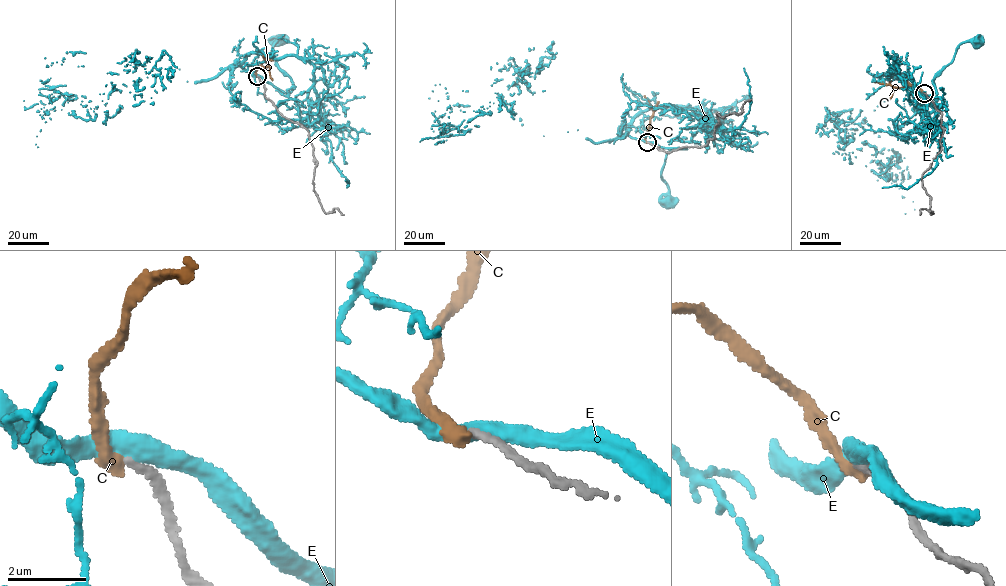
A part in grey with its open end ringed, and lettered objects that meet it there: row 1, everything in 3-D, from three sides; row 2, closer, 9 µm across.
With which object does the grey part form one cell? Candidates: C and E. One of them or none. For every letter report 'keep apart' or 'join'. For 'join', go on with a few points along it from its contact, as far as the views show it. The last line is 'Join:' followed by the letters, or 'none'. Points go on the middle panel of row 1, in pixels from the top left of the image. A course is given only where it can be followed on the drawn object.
C: keep apart
E: keep apart
Join: none

